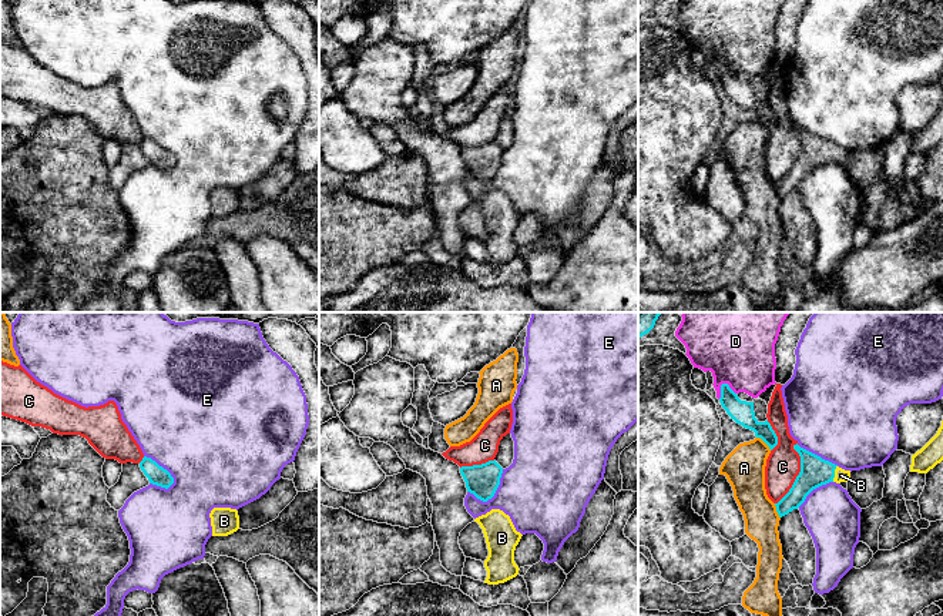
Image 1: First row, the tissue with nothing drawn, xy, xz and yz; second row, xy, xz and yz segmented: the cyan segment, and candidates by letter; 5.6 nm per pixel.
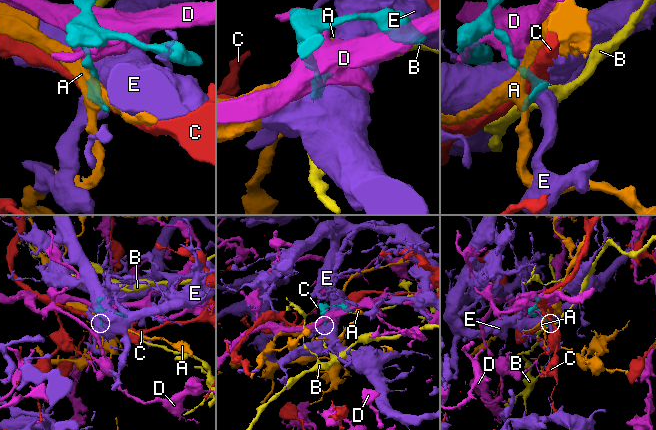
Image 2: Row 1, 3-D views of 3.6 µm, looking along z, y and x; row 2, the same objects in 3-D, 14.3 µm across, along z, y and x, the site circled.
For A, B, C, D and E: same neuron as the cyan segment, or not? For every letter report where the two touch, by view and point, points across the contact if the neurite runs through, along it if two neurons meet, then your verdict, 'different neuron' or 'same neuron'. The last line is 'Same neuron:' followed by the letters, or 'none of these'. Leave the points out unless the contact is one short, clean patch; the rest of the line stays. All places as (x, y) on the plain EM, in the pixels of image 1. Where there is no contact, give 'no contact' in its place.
A: contact yz (764, 121); different neuron
B: contact yz (834, 154); way yz (815, 151), (834, 154), (841, 156); same neuron
C: contact yz (799, 154); different neuron
D: contact yz (728, 66); different neuron
E: contact xy (165, 150); different neuron
Same neuron: B

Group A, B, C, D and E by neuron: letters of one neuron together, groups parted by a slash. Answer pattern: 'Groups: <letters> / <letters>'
Groups: A / B / C / D / E

